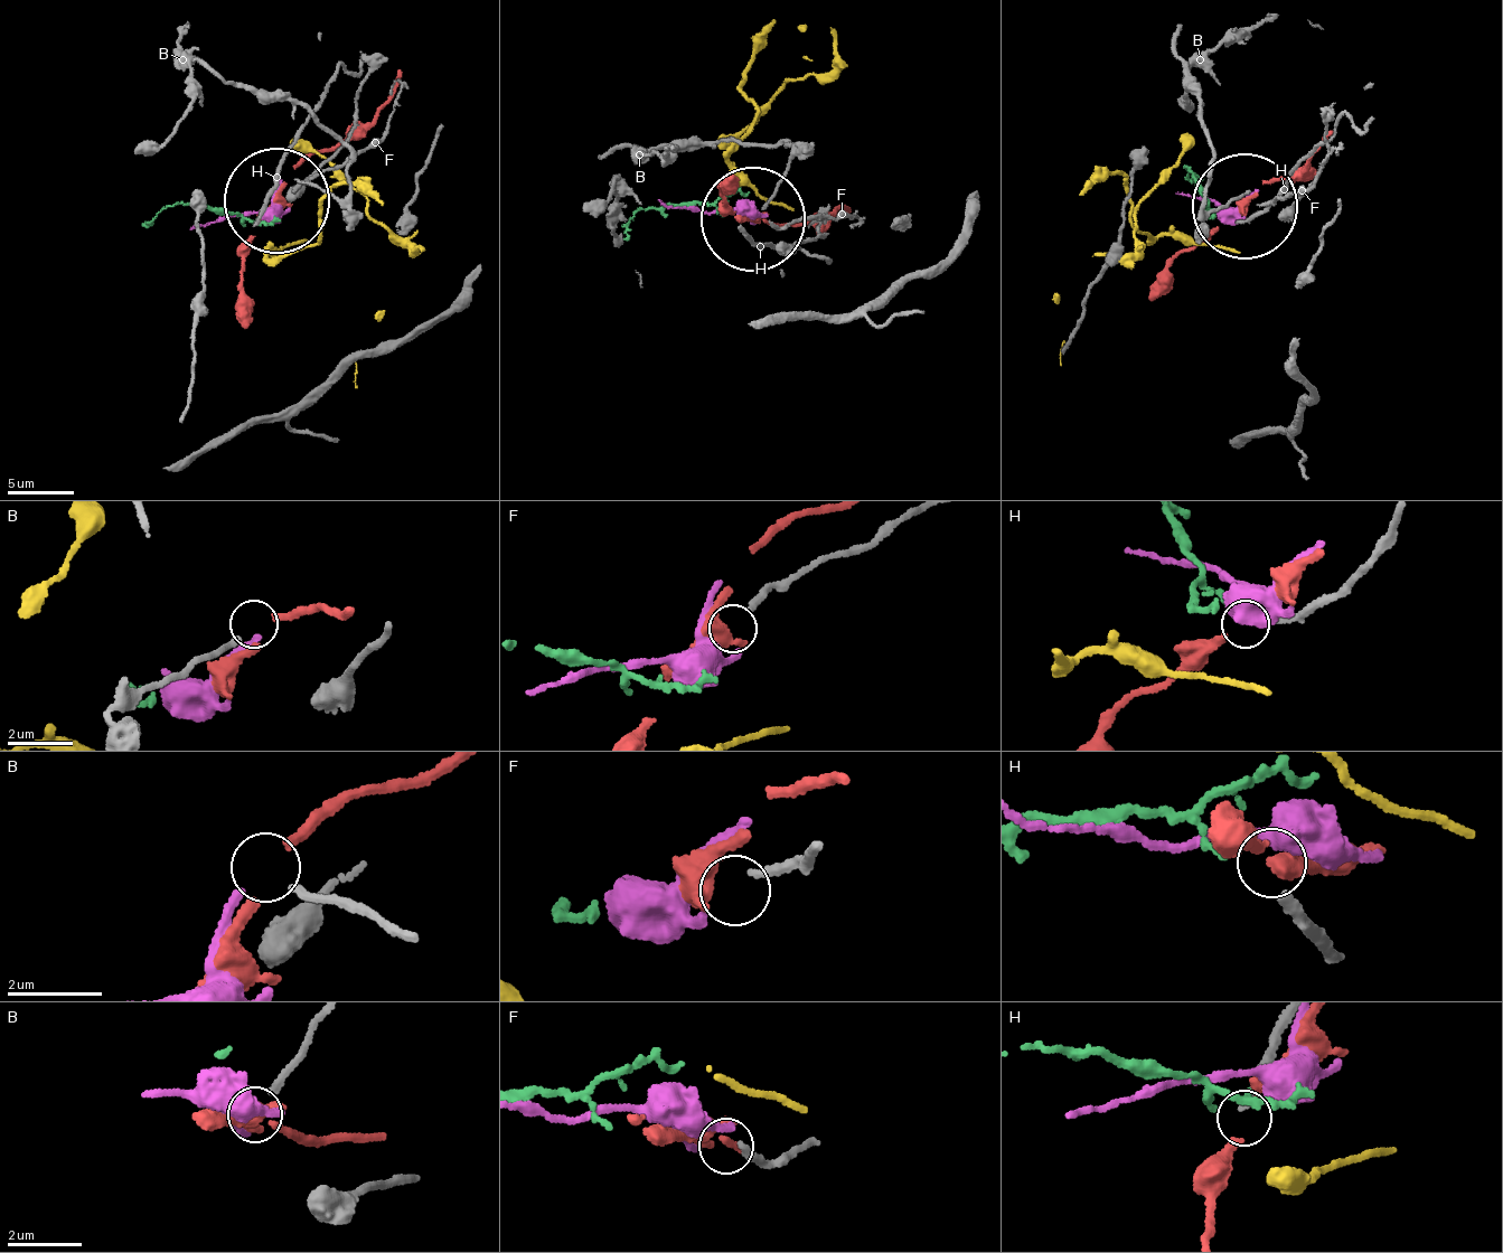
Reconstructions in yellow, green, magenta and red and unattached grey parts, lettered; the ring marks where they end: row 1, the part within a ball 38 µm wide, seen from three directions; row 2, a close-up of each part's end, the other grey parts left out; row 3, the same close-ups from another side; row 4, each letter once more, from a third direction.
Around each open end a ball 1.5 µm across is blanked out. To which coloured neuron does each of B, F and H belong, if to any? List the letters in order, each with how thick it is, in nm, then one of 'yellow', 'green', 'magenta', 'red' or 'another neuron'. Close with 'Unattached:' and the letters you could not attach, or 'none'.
B: 160 nm thick; another neuron
F: 180 nm thick; another neuron
H: 220 nm thick; another neuron
Unattached: B, F, H

